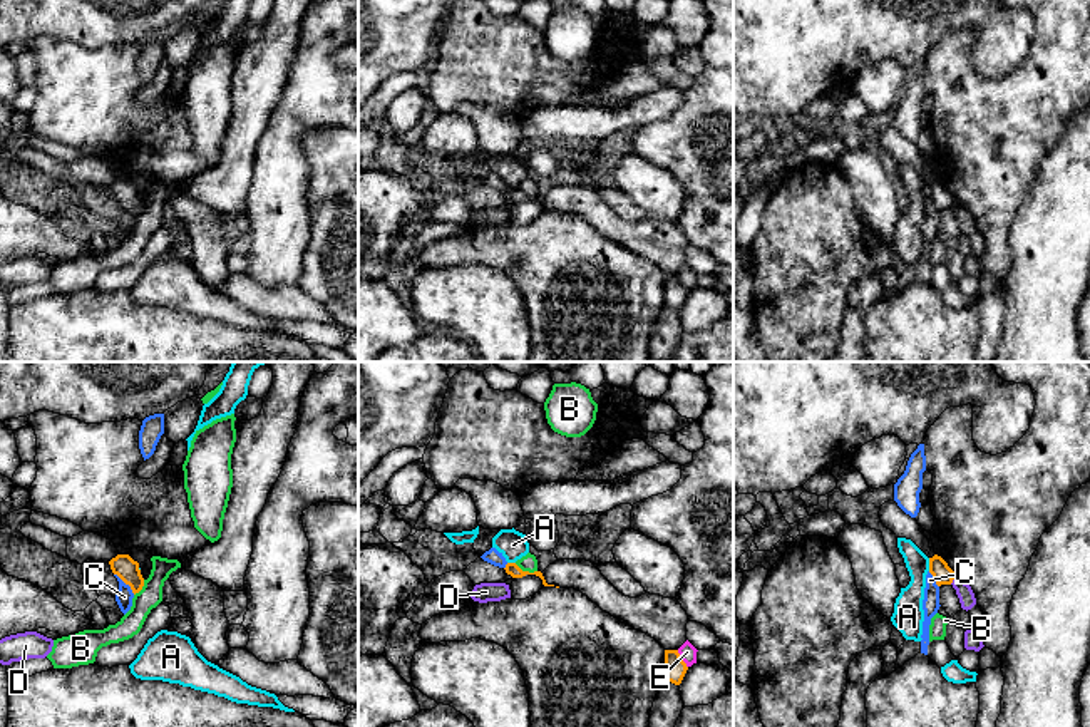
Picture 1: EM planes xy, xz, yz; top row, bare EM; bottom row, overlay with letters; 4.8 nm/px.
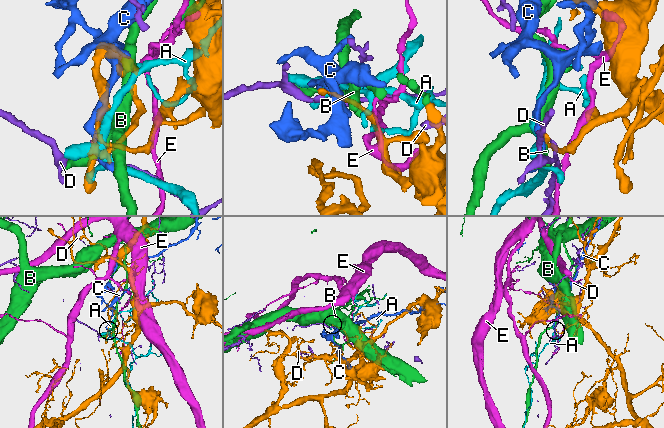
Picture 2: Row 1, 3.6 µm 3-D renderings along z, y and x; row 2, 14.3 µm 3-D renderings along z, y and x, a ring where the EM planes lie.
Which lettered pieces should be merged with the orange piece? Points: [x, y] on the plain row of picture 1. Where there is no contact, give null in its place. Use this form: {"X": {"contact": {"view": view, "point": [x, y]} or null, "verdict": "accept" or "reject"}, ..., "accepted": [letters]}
{"A": {"contact": {"view": "yz", "point": [930, 190]}, "verdict": "reject"}, "B": {"contact": {"view": "xz", "point": [526, 196]}, "verdict": "reject"}, "C": {"contact": {"view": "xy", "point": [126, 208]}, "verdict": "reject"}, "D": {"contact": {"view": "yz", "point": [953, 203]}, "verdict": "reject"}, "E": {"contact": {"view": "xz", "point": [680, 283]}, "verdict": "reject"}, "accepted": []}

